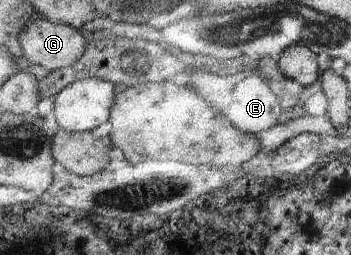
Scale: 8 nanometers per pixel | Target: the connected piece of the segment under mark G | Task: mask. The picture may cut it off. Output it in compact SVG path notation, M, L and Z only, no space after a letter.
M37 16L22 30L20 35L21 46L28 62L41 65L50 73L62 67L74 65L84 57L86 51L86 39L80 35L80 31L70 25L52 23L48 18Z

